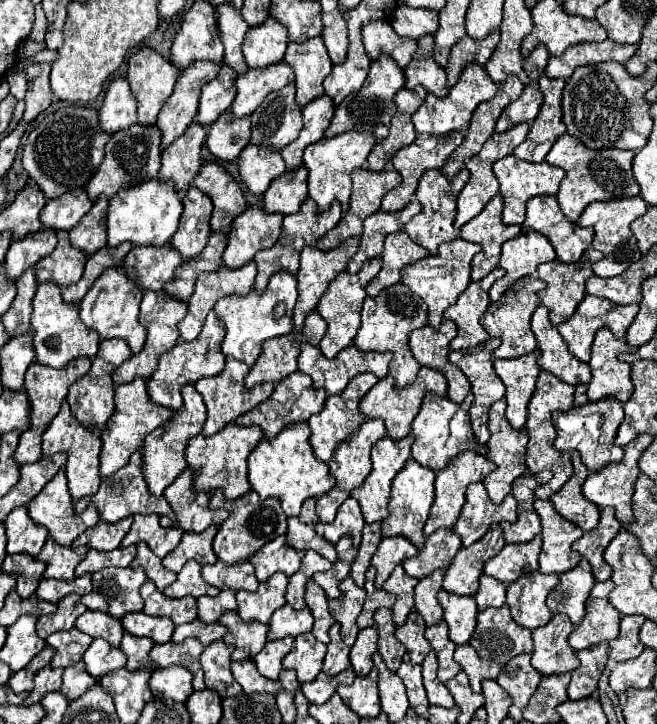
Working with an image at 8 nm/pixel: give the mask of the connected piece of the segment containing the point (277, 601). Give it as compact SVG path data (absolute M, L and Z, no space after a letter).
M274 573L268 581L260 583L260 587L254 593L238 591L238 615L244 621L260 621L268 623L272 613L282 607L284 591L288 585L288 577L284 573Z

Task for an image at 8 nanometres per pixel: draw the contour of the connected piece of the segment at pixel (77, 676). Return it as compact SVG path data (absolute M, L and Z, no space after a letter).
M78 661L76 665L64 669L60 693L62 693L68 701L74 701L74 699L82 697L94 683L96 683L96 679L94 679L92 675L88 675L86 669L84 669L84 663Z

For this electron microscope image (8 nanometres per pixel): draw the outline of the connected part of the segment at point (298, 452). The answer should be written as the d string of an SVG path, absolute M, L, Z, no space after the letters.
M292 423L290 427L284 427L274 439L260 439L248 457L248 479L252 489L262 499L280 499L286 515L298 515L304 499L322 497L336 483L328 473L328 465L318 461L310 447L308 423Z

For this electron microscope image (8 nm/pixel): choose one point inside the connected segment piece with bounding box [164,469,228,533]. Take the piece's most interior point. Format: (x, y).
(193, 513)

